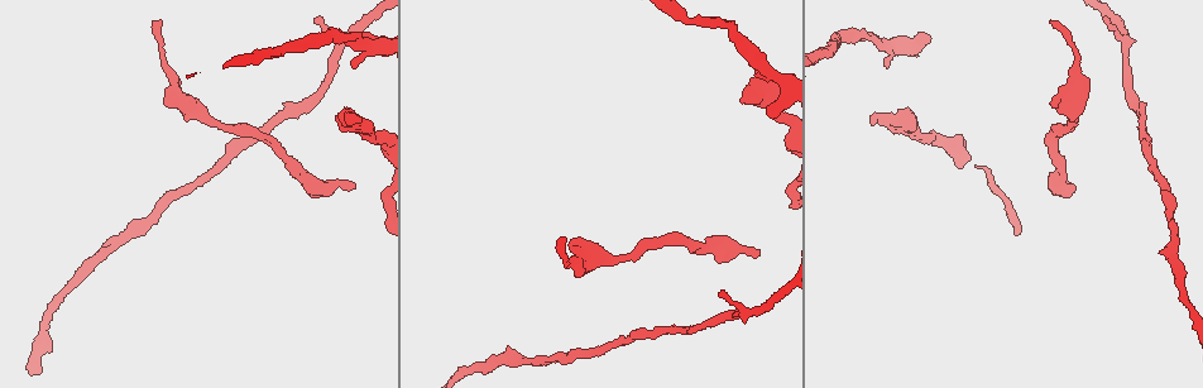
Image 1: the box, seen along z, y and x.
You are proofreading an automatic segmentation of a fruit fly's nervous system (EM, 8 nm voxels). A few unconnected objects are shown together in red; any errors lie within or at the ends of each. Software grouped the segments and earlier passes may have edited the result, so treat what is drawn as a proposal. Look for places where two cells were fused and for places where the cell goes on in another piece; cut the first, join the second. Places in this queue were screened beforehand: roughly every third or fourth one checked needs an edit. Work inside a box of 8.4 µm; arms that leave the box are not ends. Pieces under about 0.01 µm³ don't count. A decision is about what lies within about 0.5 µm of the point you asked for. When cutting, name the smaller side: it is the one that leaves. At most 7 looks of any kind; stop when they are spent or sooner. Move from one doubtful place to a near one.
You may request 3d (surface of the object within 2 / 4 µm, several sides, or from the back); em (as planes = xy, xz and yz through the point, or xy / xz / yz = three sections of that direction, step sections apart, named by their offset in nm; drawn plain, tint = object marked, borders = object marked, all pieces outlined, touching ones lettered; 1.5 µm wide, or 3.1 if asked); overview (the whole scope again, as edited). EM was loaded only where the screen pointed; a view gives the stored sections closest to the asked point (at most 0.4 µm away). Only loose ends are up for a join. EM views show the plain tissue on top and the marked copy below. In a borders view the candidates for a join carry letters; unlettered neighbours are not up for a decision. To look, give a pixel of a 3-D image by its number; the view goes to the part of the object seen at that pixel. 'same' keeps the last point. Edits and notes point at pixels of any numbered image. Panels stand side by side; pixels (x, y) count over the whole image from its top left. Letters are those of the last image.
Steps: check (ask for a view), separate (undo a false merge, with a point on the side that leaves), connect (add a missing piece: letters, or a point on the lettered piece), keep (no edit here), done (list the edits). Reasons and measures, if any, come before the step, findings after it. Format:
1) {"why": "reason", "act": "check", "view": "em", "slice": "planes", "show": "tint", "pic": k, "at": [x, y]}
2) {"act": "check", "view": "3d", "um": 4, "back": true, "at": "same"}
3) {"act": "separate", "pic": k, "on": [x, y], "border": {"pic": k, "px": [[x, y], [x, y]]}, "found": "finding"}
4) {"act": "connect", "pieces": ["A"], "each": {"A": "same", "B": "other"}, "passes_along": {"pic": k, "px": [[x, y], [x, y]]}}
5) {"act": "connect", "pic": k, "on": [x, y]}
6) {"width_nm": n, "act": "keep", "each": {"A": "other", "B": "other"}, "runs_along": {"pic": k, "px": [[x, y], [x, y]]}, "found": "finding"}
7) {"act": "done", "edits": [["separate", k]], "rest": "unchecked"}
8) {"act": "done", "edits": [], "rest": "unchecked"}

{"why": "free end", "act": "check", "view": "em", "slice": "planes", "show": "borders", "pic": 1, "at": [758, 249]}

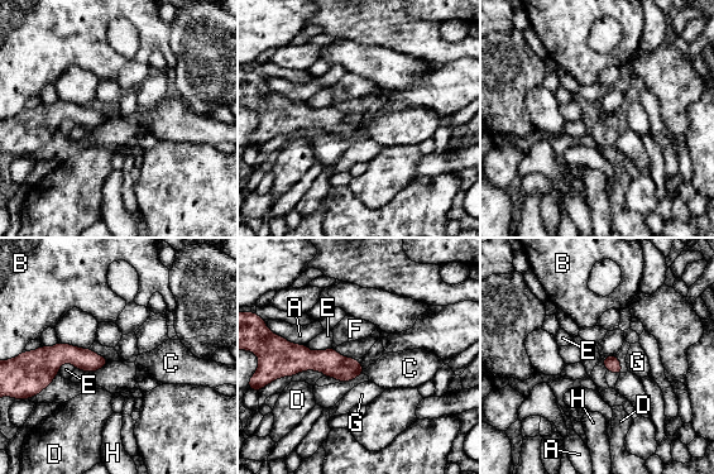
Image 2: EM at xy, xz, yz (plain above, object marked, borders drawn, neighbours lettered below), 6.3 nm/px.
{"longest_contact_nm": ["A", 220], "act": "connect", "pieces": ["C"], "each": {"A": "other", "B": "other", "C": "same", "D": "other", "E": "other", "F": "other", "G": "other", "H": "other"}, "passes_along": {"pic": 2, "px": [[329, 362], [363, 370], [402, 369]]}, "found": "it goes on there"}

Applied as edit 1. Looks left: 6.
{"why": "branch stops here", "act": "check", "view": "em", "slice": "yz", "step": 8, "show": "borders", "pic": 1, "at": [873, 125]}

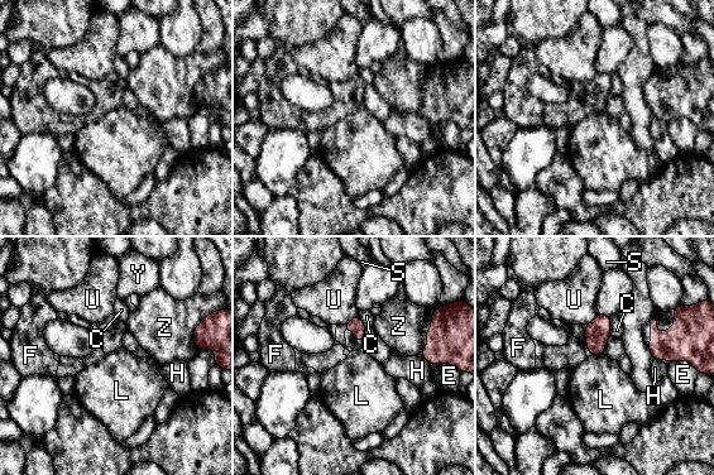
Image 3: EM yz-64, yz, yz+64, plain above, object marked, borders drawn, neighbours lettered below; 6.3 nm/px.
{"act": "check", "view": "em", "slice": "planes", "show": "borders", "at": "same"}

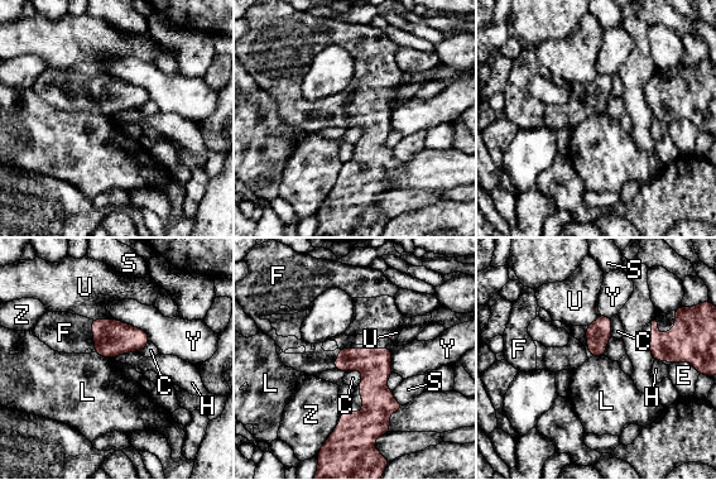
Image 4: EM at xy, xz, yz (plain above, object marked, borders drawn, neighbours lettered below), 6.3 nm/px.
{"width_nm": 140, "act": "connect", "pieces": ["F"], "each": {"C": "other", "E": "other", "F": "same", "H": "other", "L": "other", "S": "other", "U": "other", "Y": "other", "Z": "other"}, "passes_along": {"pic": 4, "px": [[113, 337], [95, 336], [65, 332]]}, "found": "the cell continues"}

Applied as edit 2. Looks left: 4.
{"why": "see it whole again", "act": "check", "view": "overview"}

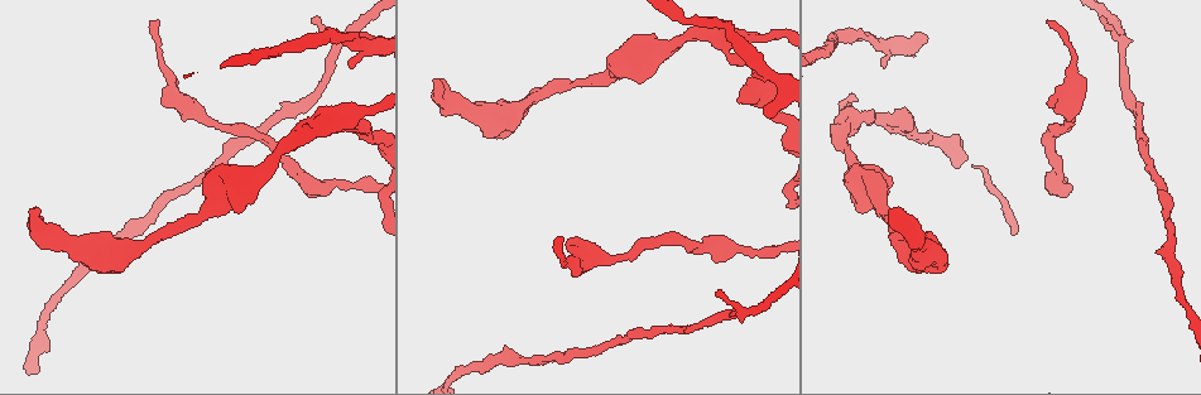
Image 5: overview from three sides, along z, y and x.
{"why": "an open end", "act": "check", "view": "3d", "um": 2, "pic": 5, "at": [158, 20]}

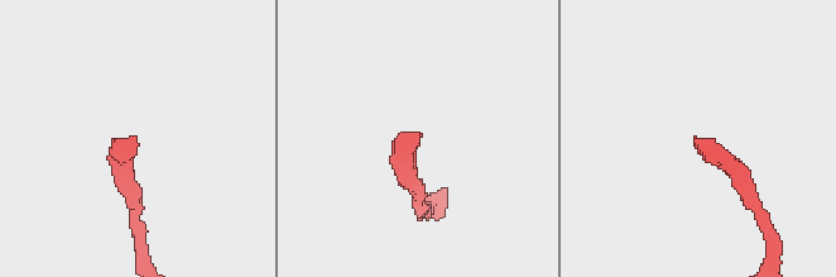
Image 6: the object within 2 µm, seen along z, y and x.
{"act": "check", "view": "em", "slice": "planes", "show": "borders", "pic": 6, "at": [129, 141]}

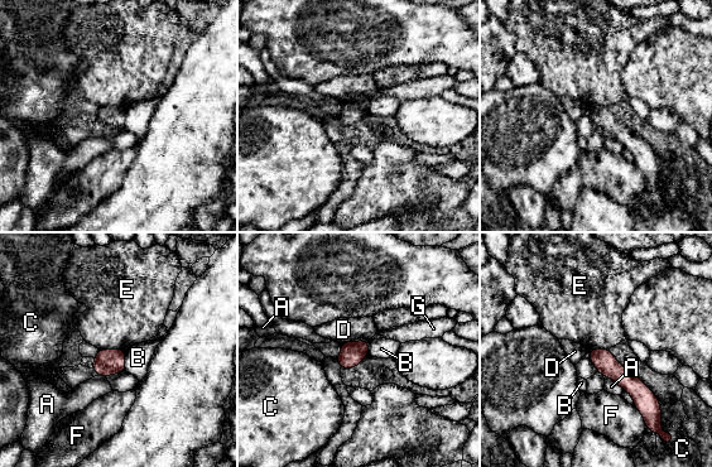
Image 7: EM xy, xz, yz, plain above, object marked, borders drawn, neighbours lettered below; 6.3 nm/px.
{"act": "keep", "each": {"A": "other", "B": "other", "C": "other", "D": "other", "E": "other", "F": "other", "G": "other"}, "found": "none of them fits"}

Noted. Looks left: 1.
{"act": "done", "edits": [["connect", 2], ["connect", 4]], "rest": "unchecked"}

